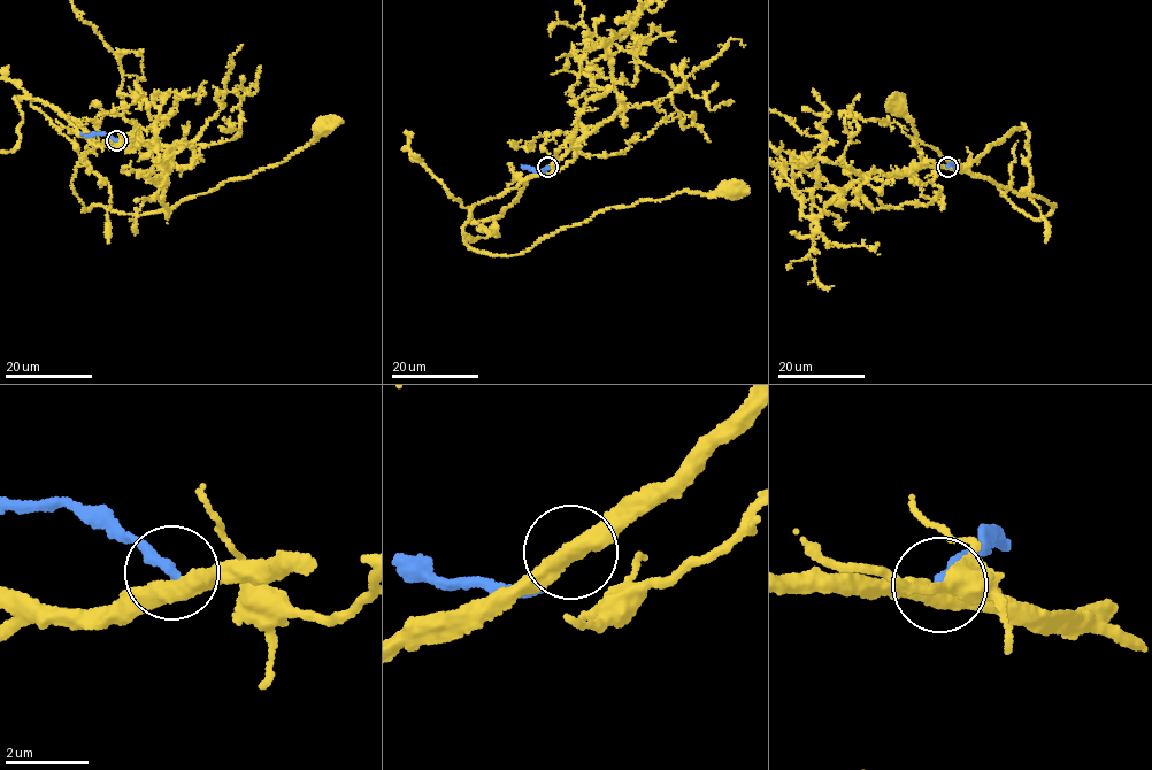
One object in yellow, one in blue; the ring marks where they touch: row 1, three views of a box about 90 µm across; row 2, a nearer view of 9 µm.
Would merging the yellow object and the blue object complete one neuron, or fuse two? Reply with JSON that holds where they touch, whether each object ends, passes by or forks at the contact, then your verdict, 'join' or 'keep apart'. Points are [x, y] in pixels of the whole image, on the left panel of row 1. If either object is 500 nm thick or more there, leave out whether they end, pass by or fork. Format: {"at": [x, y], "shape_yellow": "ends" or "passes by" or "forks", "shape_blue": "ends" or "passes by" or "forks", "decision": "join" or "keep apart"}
{"at": [116, 140], "shape_yellow": "passes by", "shape_blue": "ends", "decision": "keep apart"}

